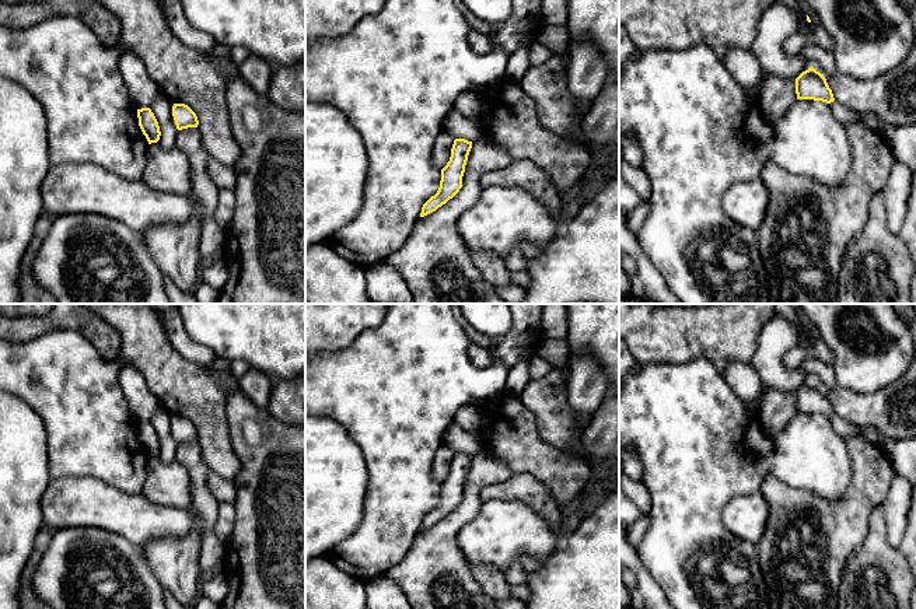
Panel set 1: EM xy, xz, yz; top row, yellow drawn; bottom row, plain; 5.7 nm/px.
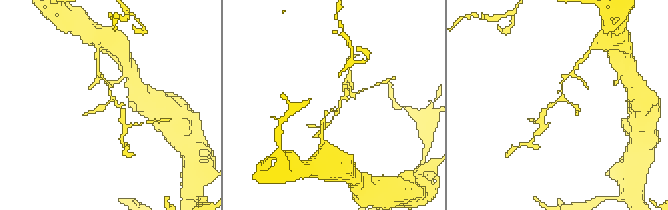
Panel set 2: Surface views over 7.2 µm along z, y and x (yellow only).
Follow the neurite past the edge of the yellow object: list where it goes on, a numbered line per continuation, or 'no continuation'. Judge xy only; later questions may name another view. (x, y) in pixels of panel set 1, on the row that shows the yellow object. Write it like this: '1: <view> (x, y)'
no continuation

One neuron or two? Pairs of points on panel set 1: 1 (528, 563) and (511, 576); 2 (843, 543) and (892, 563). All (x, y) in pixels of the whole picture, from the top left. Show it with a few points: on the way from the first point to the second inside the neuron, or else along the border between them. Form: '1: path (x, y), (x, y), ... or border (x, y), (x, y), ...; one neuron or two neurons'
1: path (524, 566), (516, 574); one neuron
2: border (869, 517), (867, 535), (848, 560), (841, 577); two neurons

